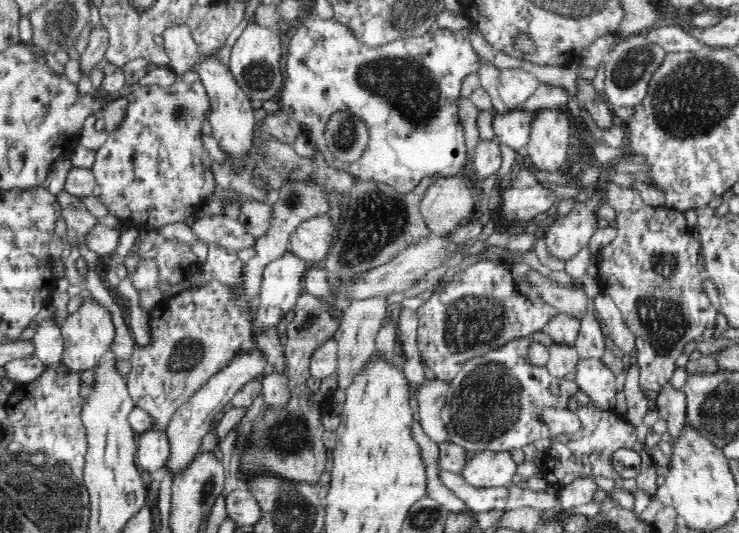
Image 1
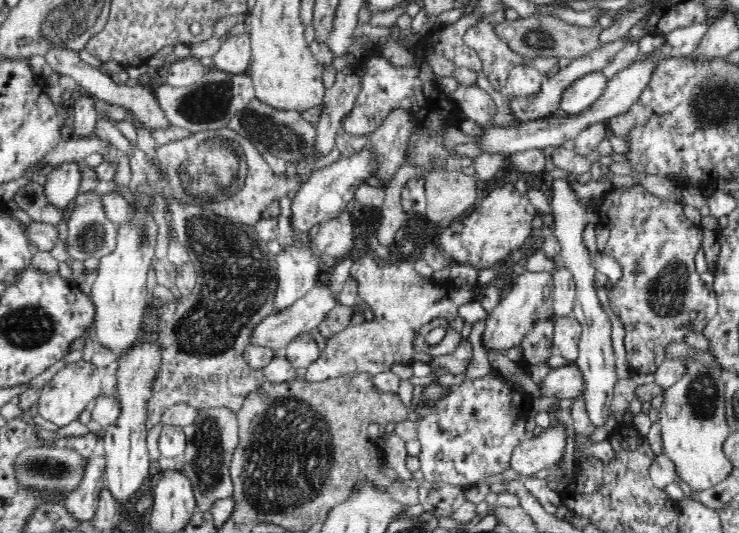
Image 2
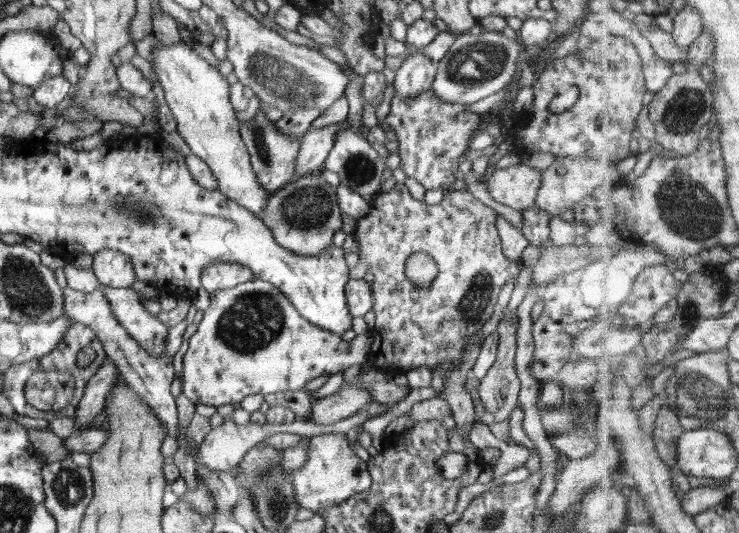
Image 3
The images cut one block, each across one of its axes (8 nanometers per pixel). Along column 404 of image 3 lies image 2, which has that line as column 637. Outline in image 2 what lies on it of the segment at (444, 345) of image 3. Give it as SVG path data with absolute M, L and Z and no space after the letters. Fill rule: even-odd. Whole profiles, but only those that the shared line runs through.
M641 184L629 189L615 188L603 196L599 207L600 218L610 230L605 254L614 257L622 268L622 278L611 288L608 299L618 308L618 317L624 327L628 365L638 374L655 372L665 360L668 344L682 342L684 334L689 332L702 333L704 327L718 314L718 300L713 287L703 282L696 272L695 256L702 248L702 227L686 219L682 208L681 203L652 195ZM636 266L641 271L638 275L634 275Z

